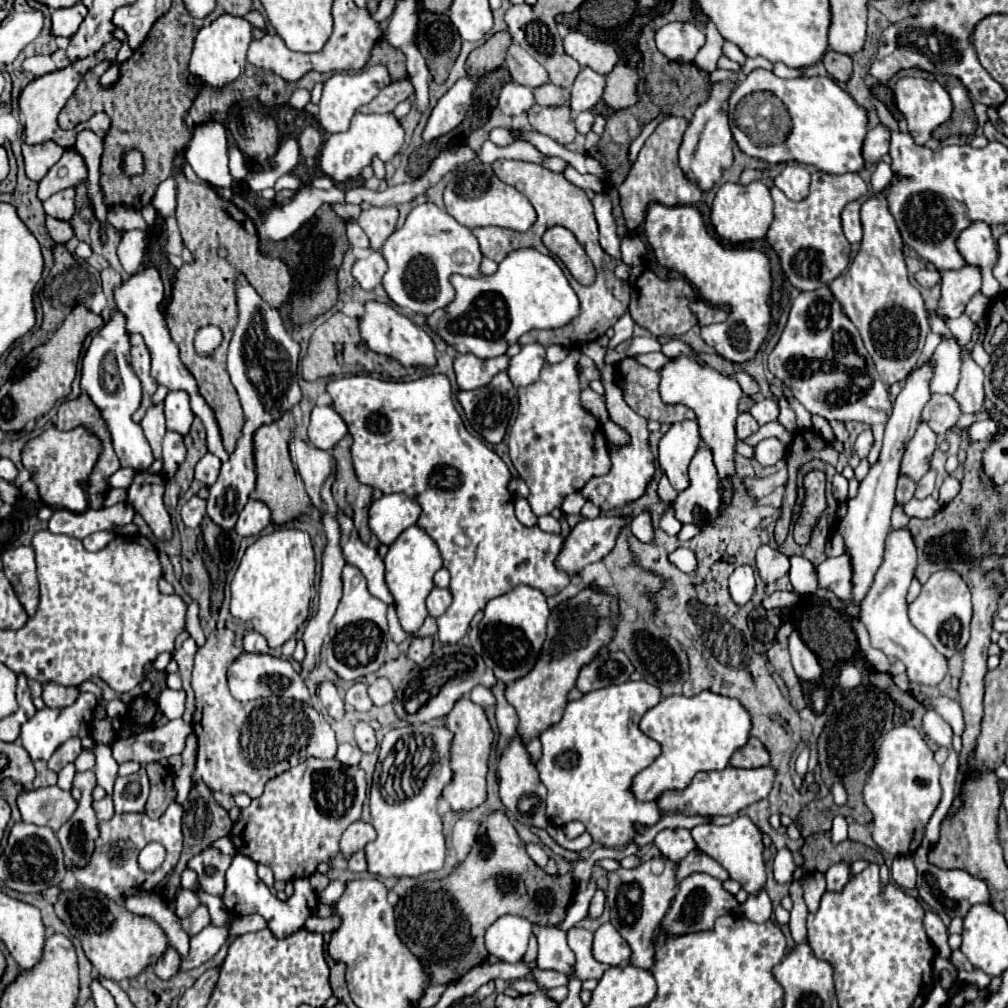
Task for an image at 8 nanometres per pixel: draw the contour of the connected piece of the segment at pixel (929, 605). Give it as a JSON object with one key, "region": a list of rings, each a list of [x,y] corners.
{"region":[[[953,570],[935,572],[925,584],[921,594],[913,604],[909,604],[911,624],[929,638],[937,652],[945,658],[961,652],[969,642],[969,622],[971,622],[971,594],[961,576]]]}

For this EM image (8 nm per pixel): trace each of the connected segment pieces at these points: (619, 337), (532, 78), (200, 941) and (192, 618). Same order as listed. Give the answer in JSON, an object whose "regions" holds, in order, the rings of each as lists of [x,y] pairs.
{"regions":[[[[625,312],[625,316],[621,316],[621,318],[617,320],[617,324],[613,326],[613,328],[615,328],[615,336],[611,338],[611,346],[615,348],[619,342],[629,340],[629,338],[633,336],[633,326],[635,326],[635,322],[633,322],[631,314]]],[[[517,44],[507,50],[507,70],[517,84],[523,84],[531,90],[549,82],[547,70]]],[[[229,916],[229,922],[225,926],[209,924],[201,932],[197,932],[191,938],[191,952],[189,952],[189,956],[181,960],[181,970],[191,970],[191,968],[197,968],[203,962],[211,960],[219,952],[219,948],[227,942],[229,926],[231,926],[233,918],[235,916]]],[[[193,602],[193,604],[189,606],[189,610],[187,610],[187,630],[189,630],[191,638],[195,638],[197,646],[201,648],[201,646],[205,644],[205,634],[203,634],[203,630],[201,630],[197,612],[199,612],[199,606],[197,606],[197,602]]]]}

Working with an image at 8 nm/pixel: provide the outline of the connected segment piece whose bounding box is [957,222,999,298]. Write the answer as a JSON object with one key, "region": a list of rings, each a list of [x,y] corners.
{"region":[[[973,222],[967,230],[961,232],[957,248],[963,258],[981,268],[981,294],[993,298],[999,294],[999,282],[993,276],[993,264],[997,264],[997,242],[991,236],[991,228],[985,222]]]}

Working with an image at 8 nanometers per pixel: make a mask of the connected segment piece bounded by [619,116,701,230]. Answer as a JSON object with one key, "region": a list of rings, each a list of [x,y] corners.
{"region":[[[669,116],[665,122],[661,122],[657,130],[643,144],[625,182],[619,186],[621,208],[623,208],[623,216],[627,220],[629,230],[635,230],[641,224],[641,218],[645,216],[645,210],[651,202],[659,202],[665,206],[685,206],[701,200],[701,198],[693,198],[693,184],[683,176],[677,164],[677,150],[681,146],[687,124],[689,122],[679,116]]]}

